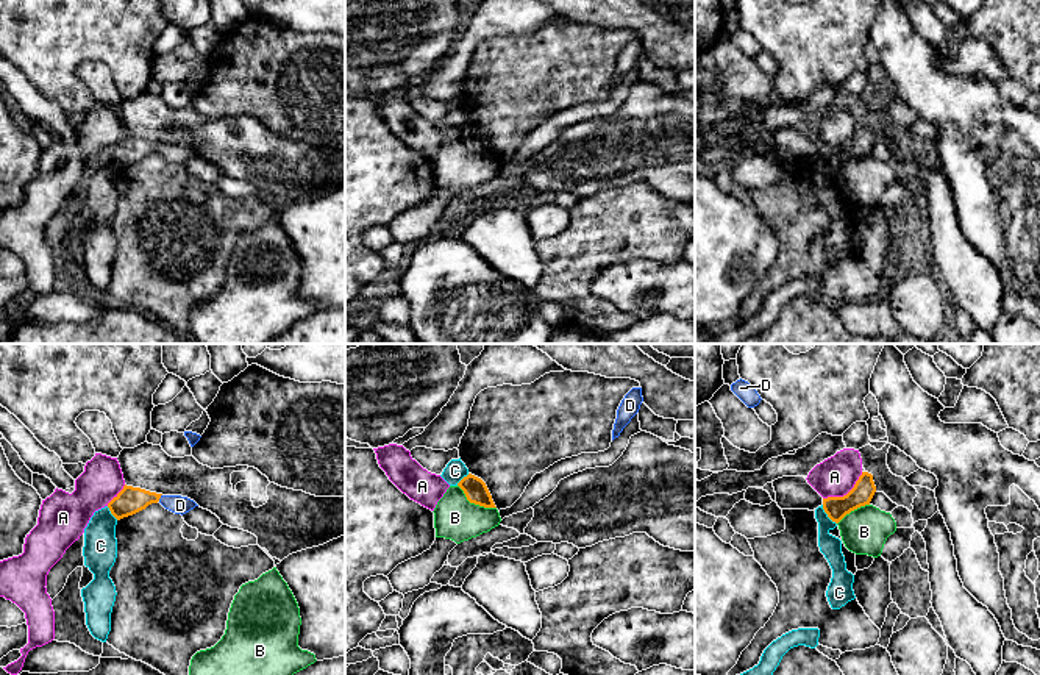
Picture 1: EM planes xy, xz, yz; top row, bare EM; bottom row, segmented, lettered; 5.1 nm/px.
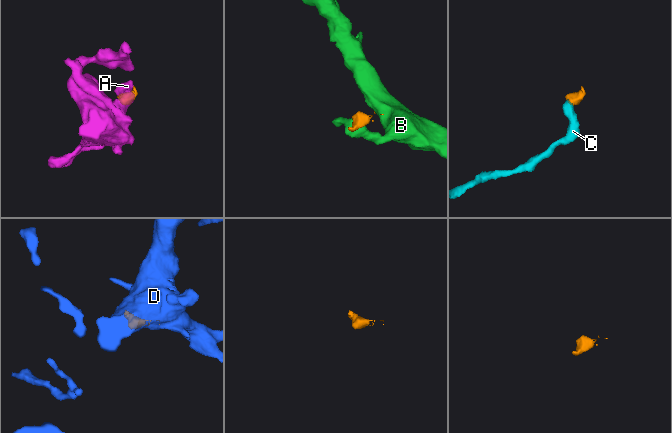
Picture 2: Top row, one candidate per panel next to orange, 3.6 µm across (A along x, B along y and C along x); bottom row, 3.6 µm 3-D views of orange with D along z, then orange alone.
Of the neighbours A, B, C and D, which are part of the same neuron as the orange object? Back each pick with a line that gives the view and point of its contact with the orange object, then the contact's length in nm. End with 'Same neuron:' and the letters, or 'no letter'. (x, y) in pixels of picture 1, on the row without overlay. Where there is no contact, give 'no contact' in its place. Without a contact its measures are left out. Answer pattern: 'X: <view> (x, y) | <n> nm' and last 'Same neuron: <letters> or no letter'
D: xy (160, 147) | 40 nm
Same neuron: D

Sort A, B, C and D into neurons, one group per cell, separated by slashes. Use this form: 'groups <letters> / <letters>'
groups A / B / C / D

